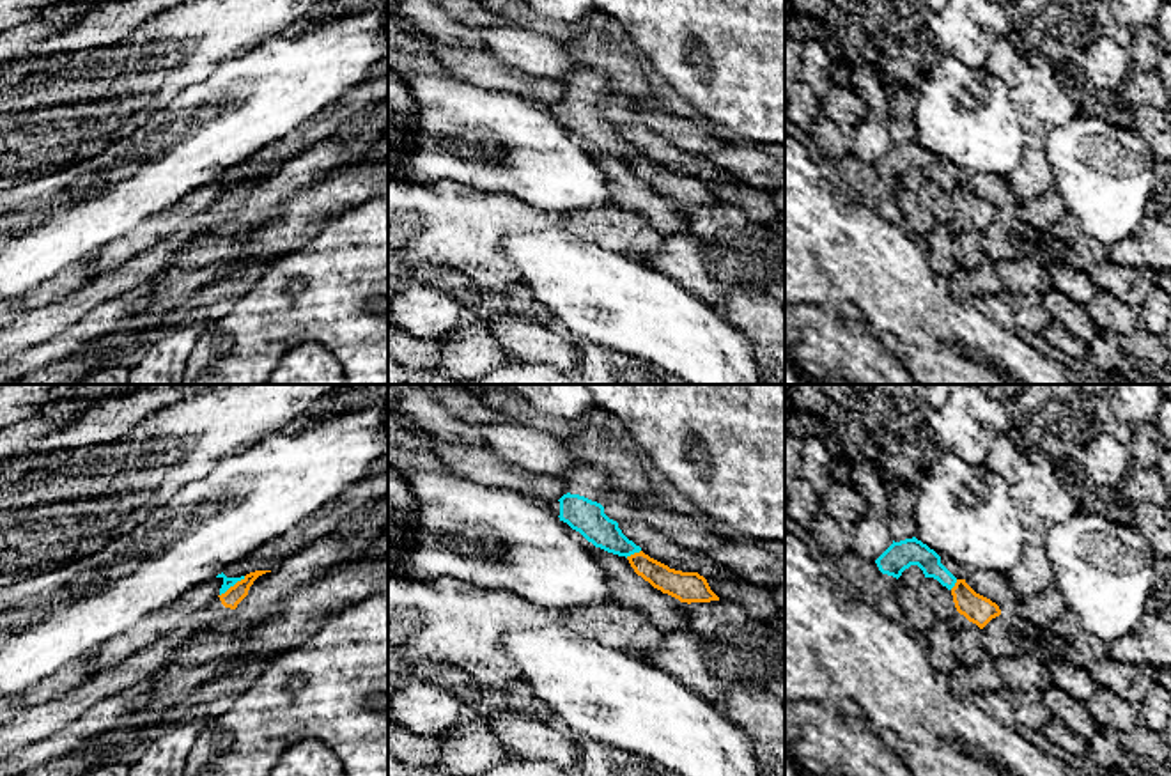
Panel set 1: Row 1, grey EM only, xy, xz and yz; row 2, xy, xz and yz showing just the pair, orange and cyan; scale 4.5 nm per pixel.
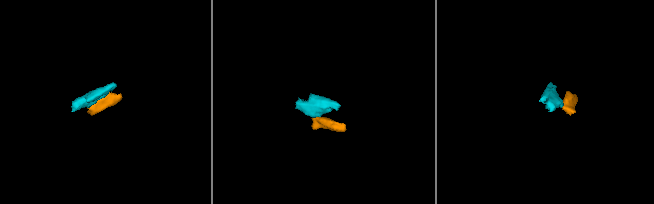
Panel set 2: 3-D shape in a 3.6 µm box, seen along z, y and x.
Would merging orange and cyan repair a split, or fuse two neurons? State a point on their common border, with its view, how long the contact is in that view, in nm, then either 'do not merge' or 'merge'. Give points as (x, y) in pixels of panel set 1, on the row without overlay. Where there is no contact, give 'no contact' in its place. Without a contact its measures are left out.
meets orange in xy at (234, 188); contact 150 nm long; do not merge

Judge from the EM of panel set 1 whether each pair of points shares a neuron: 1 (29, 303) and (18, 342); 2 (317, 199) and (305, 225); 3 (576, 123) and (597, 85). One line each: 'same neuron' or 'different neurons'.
1: different neurons
2: same neuron
3: same neuron

